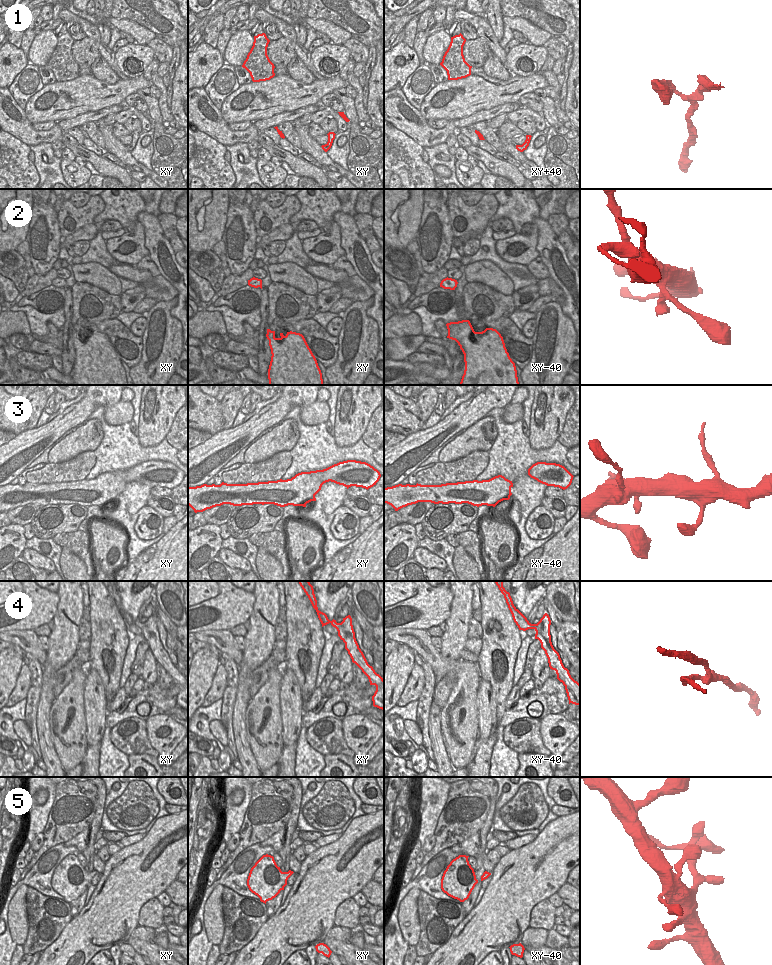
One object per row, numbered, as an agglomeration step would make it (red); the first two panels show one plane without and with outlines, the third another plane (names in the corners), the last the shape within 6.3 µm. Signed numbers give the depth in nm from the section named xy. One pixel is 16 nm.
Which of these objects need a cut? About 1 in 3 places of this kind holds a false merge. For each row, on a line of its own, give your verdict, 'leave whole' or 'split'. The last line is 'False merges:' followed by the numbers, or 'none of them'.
1: leave whole
2: leave whole
3: leave whole
4: leave whole
5: leave whole
False merges: none of them

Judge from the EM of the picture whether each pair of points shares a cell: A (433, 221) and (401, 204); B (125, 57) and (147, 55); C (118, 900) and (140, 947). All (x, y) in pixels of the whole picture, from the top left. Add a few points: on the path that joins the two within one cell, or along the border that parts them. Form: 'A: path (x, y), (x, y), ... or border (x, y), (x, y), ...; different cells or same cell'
A: border (423, 199), (421, 222), (415, 238); different cells
B: path (130, 56), (142, 55); same cell
C: border (130, 935), (126, 942); different cells

